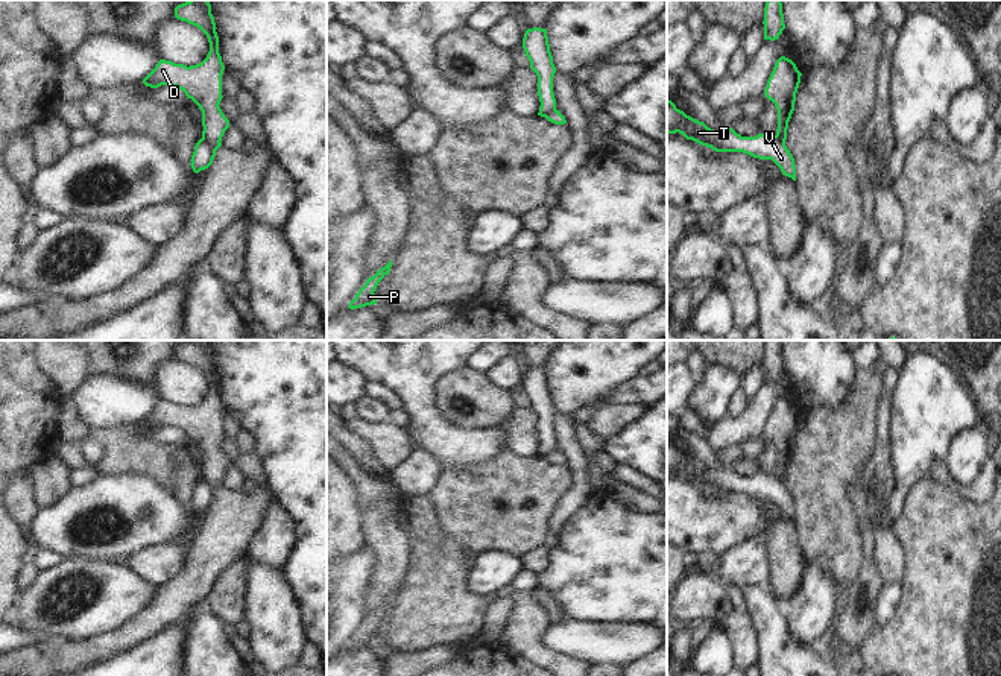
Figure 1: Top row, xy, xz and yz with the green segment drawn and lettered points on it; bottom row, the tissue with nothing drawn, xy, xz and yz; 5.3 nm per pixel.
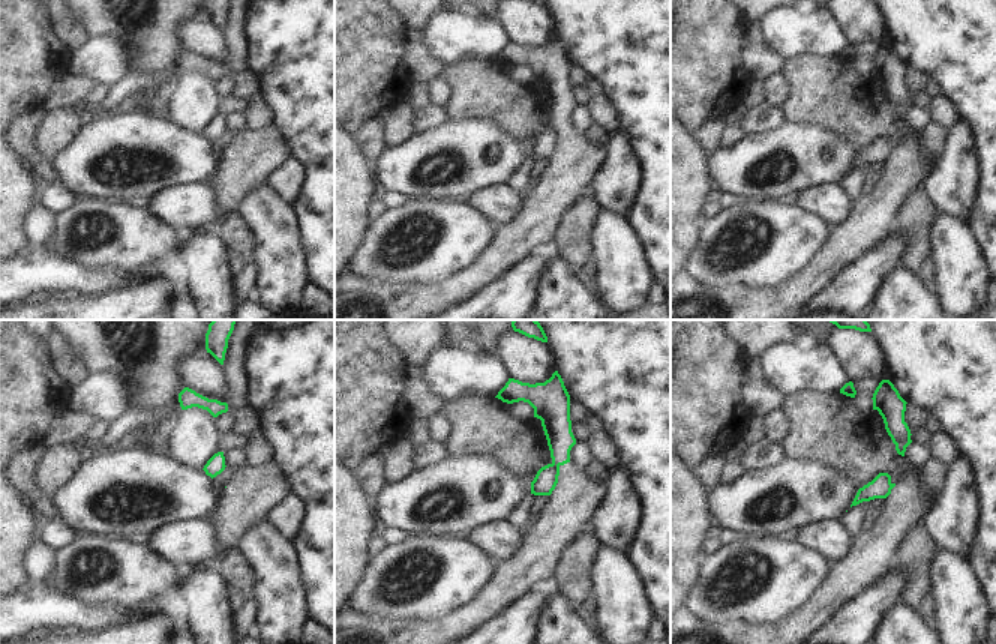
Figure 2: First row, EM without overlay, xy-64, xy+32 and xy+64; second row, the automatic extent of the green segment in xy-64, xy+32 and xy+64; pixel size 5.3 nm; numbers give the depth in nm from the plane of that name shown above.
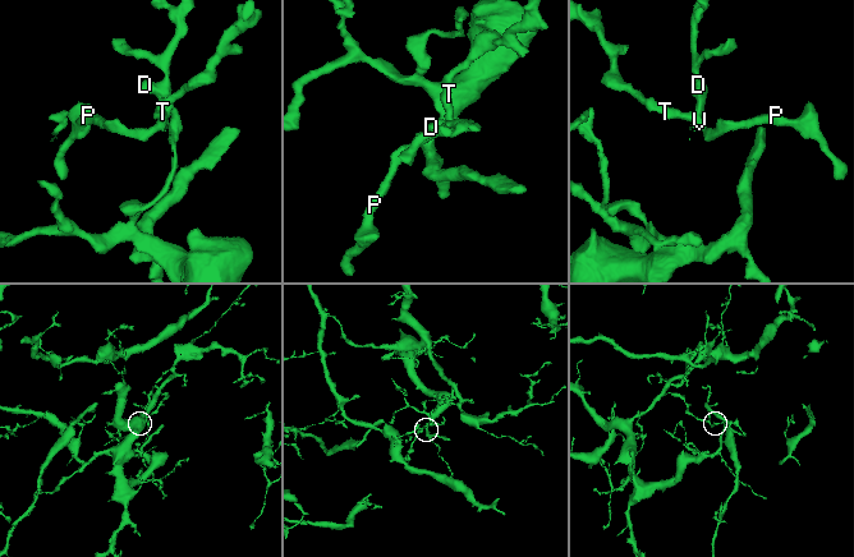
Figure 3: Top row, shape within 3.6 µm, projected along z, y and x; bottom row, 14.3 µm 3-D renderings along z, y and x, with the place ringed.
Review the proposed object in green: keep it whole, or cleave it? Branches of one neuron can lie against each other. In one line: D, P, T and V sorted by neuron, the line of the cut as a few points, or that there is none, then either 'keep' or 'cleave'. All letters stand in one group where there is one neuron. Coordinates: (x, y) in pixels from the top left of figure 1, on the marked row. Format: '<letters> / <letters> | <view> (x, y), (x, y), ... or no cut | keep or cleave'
D / P T V | xy (202, 137), (211, 148), (210, 164) | cleave

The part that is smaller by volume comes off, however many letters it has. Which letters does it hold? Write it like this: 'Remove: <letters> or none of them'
Remove: D

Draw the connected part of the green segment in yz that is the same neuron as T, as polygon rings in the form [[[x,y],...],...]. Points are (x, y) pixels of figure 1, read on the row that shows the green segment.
[[[667,100],[667,134],[676,132],[715,152],[743,152],[753,158],[772,160],[785,176],[796,176],[793,155],[775,135],[741,137],[732,128],[712,131],[703,122],[687,115],[671,100]]]

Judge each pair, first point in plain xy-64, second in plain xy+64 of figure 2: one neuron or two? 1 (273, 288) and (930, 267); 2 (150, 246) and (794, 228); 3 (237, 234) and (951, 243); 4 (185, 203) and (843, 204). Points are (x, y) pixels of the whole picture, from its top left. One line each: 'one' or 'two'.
1: two
2: one
3: two
4: one

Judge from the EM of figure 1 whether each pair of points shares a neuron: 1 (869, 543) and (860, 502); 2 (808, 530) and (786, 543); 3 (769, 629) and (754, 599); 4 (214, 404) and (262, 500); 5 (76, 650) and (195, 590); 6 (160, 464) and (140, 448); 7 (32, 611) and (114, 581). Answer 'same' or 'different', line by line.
1: same
2: different
3: same
4: same
5: same
6: same
7: same

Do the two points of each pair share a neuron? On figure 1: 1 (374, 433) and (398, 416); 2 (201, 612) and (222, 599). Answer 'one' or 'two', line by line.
1: two
2: two

